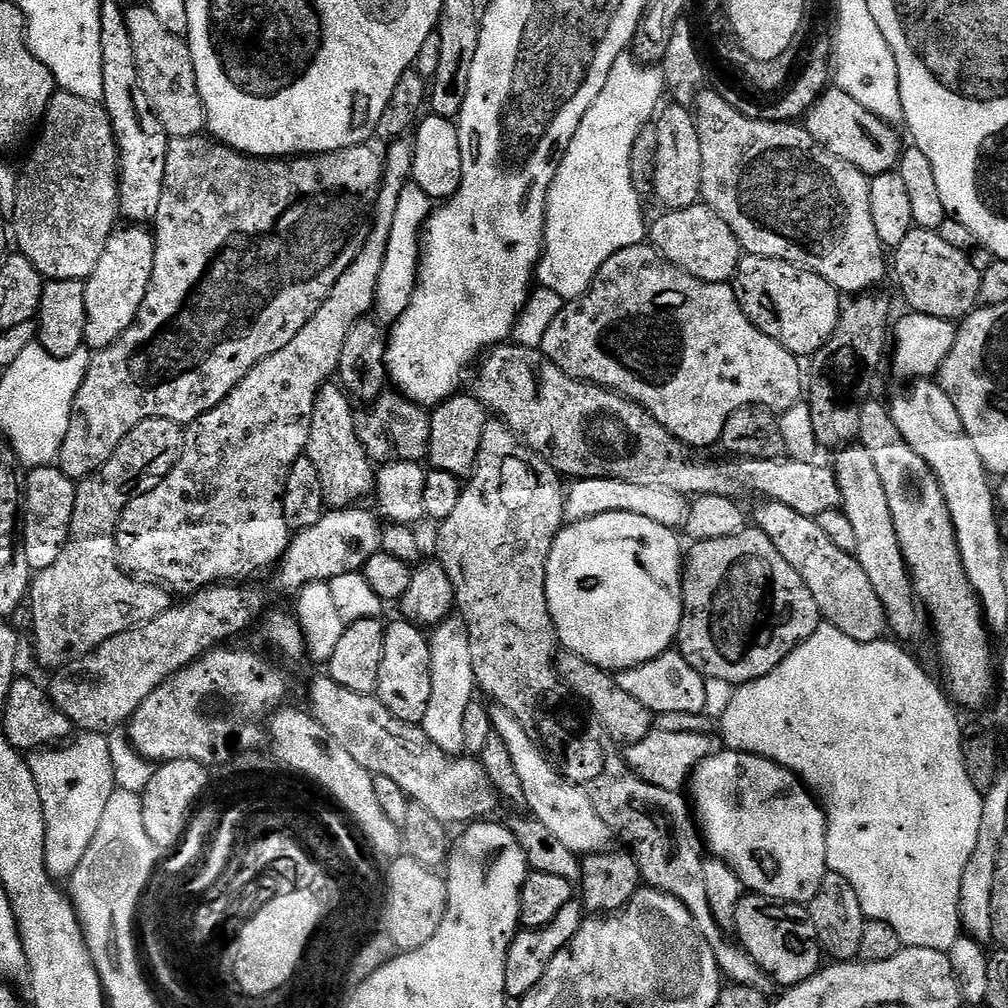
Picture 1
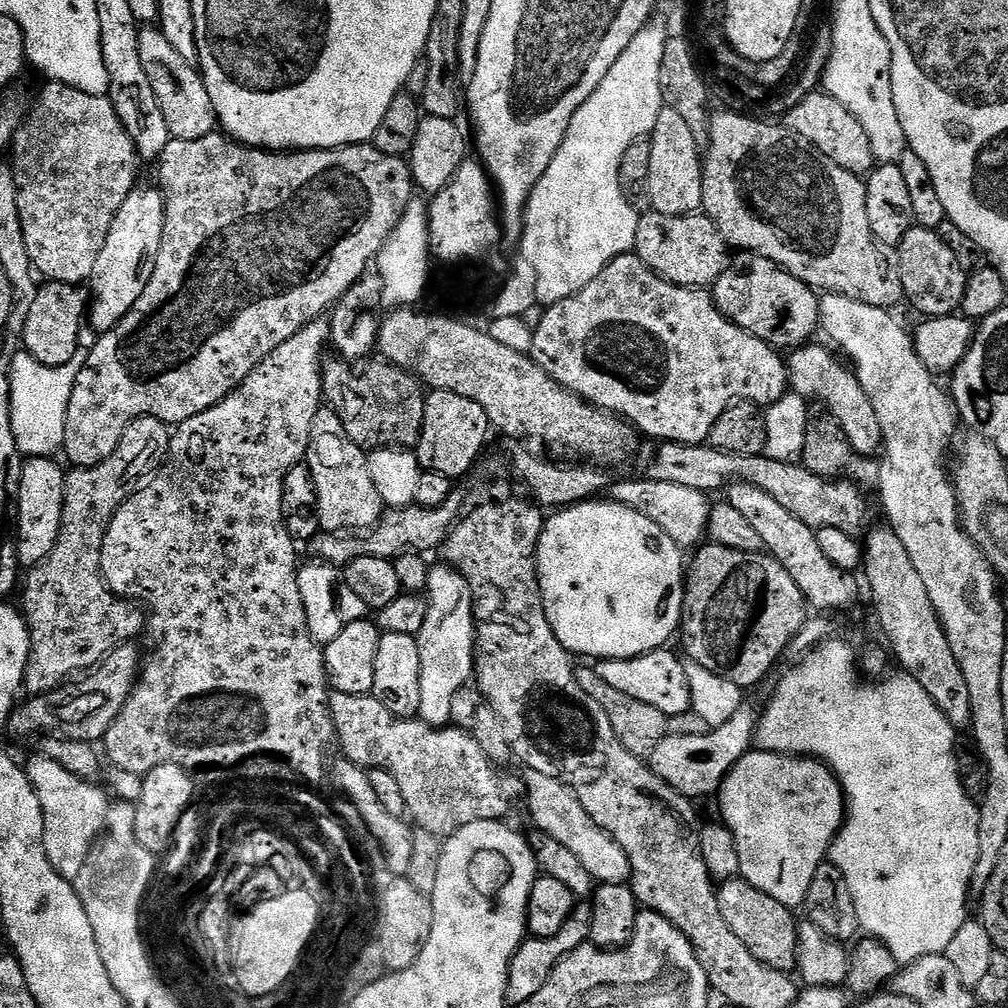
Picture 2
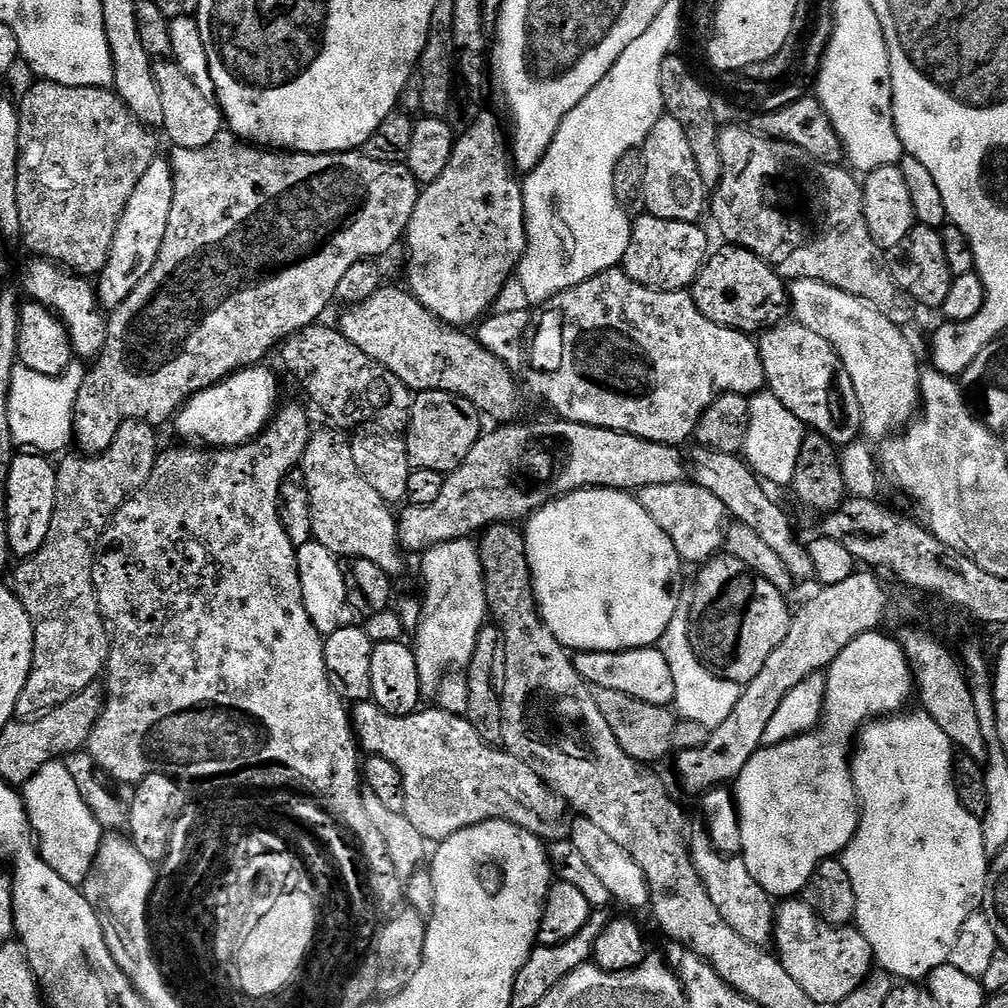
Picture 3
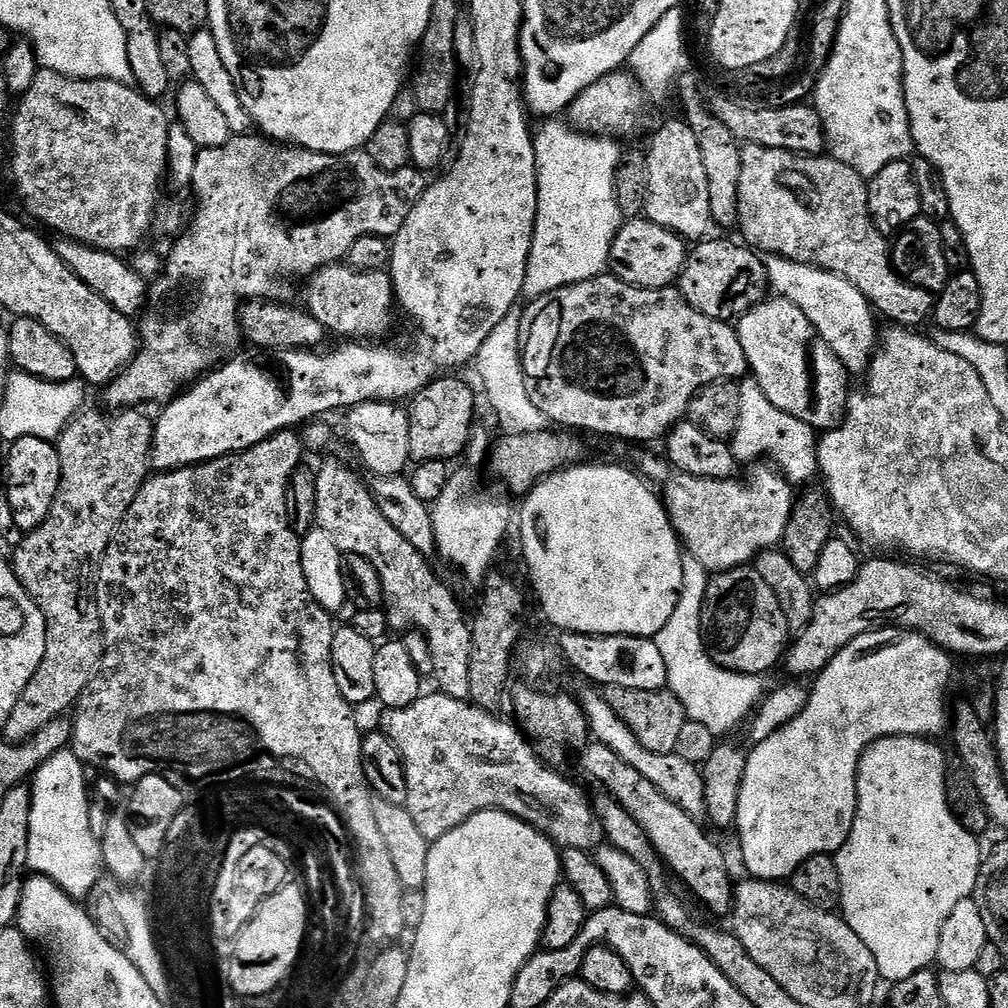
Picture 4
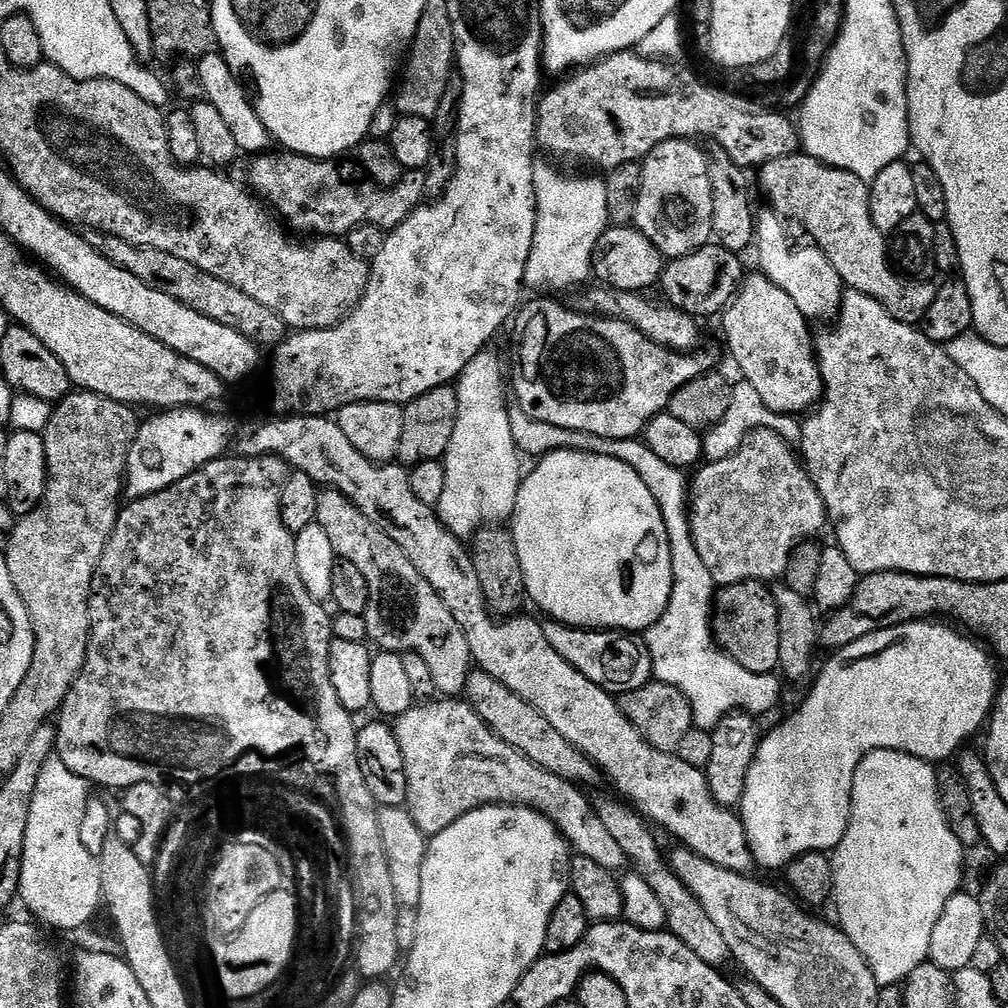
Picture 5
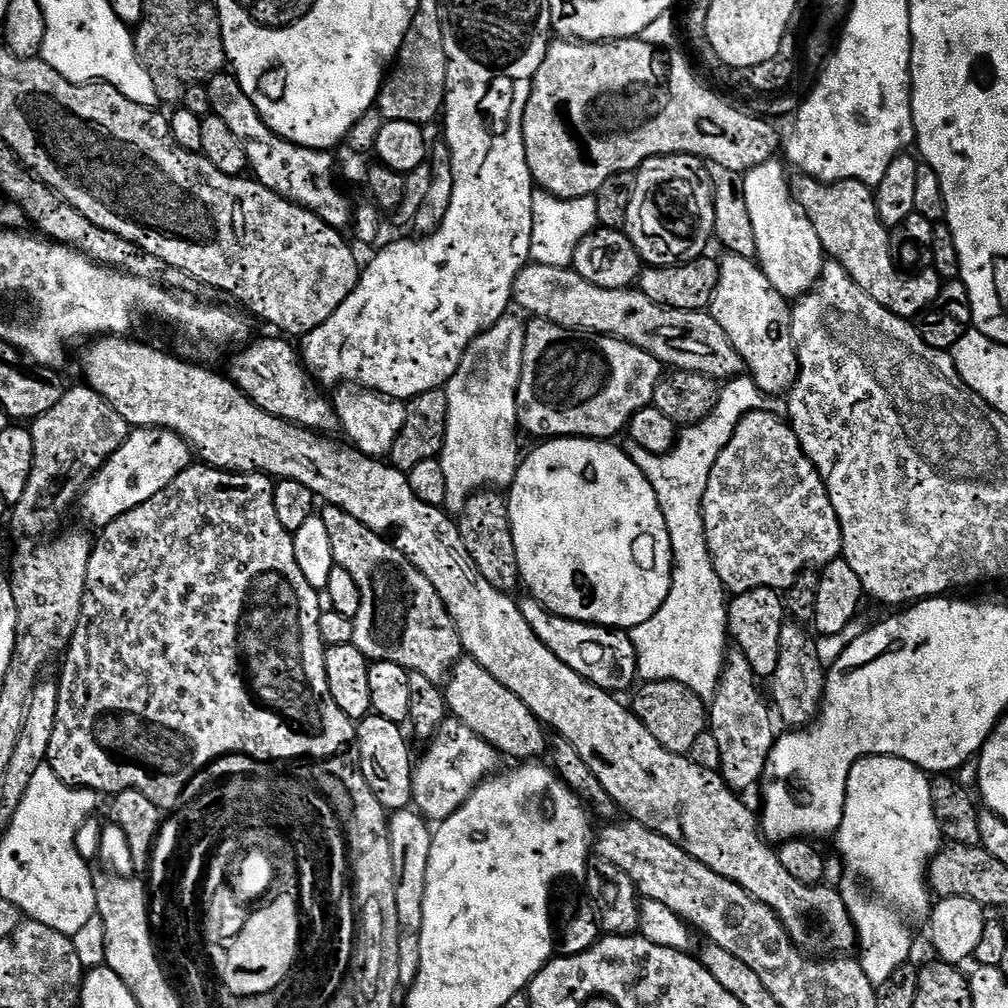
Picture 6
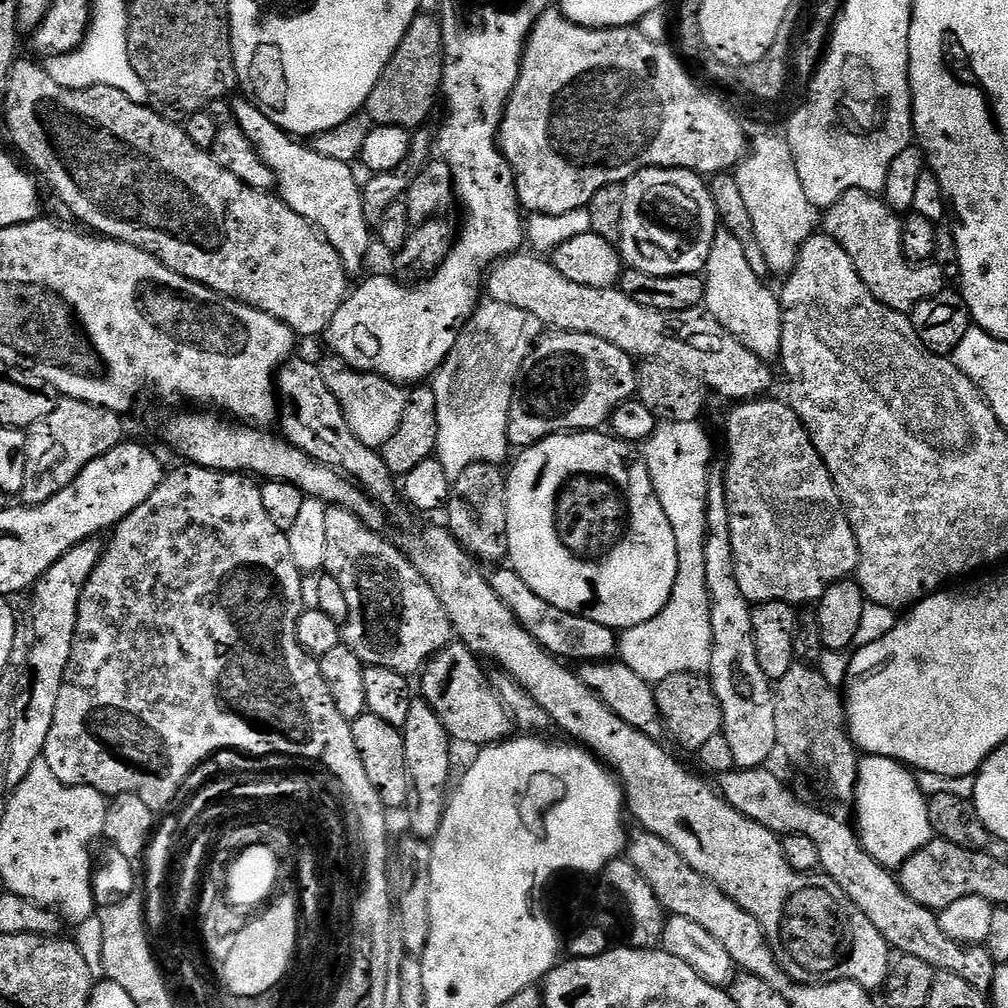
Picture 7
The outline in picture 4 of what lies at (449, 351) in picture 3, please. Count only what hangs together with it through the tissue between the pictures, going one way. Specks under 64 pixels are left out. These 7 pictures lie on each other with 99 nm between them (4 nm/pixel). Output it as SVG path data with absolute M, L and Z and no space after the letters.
M329 266L327 268L321 268L315 276L311 277L307 281L308 289L304 292L304 304L303 307L306 309L306 312L312 319L320 323L320 327L324 329L325 333L331 334L332 332L336 336L344 336L345 341L348 342L376 342L380 335L387 330L388 327L392 324L392 308L394 312L394 297L392 295L392 289L390 287L390 281L383 271L373 270L370 272L358 272L347 266Z

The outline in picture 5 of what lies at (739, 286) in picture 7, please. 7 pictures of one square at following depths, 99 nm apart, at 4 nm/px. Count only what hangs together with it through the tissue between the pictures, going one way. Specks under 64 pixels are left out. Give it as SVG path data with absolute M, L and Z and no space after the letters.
M763 274L755 275L741 283L739 292L722 313L724 340L732 351L733 362L744 375L741 377L758 390L770 410L787 416L807 413L819 405L824 395L814 338L808 334L809 321L794 306L786 290L778 290Z

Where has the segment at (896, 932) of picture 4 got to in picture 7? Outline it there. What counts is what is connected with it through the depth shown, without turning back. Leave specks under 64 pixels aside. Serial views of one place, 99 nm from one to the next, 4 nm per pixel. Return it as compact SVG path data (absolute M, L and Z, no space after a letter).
M867 754L860 756L854 797L855 804L856 820L854 819L854 828L859 835L860 842L866 850L866 854L870 854L870 858L878 861L883 868L899 869L900 865L906 862L906 858L910 858L910 854L922 850L922 846L926 846L934 839L930 818L928 817L928 800L920 790L917 777L899 759Z

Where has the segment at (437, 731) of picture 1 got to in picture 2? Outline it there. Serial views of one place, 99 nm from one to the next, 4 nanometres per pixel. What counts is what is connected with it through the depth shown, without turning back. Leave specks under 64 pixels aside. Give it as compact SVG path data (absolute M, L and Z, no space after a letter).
M440 562L429 567L425 622L415 638L418 642L418 658L422 658L422 702L419 720L435 728L452 724L450 710L454 694L460 688L469 687L476 667L476 619L472 605L472 591L457 568Z

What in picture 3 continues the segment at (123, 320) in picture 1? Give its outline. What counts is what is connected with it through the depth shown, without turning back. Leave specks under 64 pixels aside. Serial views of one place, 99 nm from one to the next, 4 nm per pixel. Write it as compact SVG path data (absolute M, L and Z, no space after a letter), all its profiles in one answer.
M157 158L150 162L146 174L142 174L142 182L138 182L118 222L118 230L114 234L106 266L95 281L96 299L99 300L101 309L111 310L122 306L122 302L126 302L126 298L130 298L130 294L138 290L138 282L142 282L142 278L150 274L158 258L162 238L166 238L166 225L170 222L170 206L174 206L172 161L168 158L164 160Z

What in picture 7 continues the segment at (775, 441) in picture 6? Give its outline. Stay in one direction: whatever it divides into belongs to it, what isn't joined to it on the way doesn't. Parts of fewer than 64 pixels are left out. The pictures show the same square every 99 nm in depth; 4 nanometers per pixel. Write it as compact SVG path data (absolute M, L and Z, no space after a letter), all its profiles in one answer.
M757 398L737 403L733 407L736 409L728 416L728 464L725 463L723 469L726 502L730 510L730 542L734 550L734 574L738 578L738 586L742 589L742 594L746 594L746 598L753 605L777 600L793 606L808 606L813 602L819 602L822 594L826 594L826 590L831 584L839 580L847 580L855 573L860 561L858 542L854 538L854 530L844 513L838 490L830 478L830 470L826 470L826 462L822 462L810 434L802 426L798 414L794 414L792 407L783 399L768 399L772 398Z

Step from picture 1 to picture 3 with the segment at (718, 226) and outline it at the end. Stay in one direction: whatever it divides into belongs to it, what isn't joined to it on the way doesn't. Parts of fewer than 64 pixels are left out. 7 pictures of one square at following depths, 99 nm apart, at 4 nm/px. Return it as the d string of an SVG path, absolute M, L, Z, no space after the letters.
M643 215L632 220L630 246L624 255L624 273L634 282L659 292L682 292L691 289L710 255L708 236L699 223L674 222Z

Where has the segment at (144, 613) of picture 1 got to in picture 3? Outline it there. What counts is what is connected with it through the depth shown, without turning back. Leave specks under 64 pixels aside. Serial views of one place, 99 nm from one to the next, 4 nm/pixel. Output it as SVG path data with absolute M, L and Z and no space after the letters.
M131 420L121 426L118 438L114 438L114 442L105 452L92 454L87 458L75 454L76 456L68 456L64 461L59 461L56 470L58 498L54 506L54 522L50 522L50 534L46 534L42 550L38 550L38 554L21 559L16 568L14 591L34 626L32 669L26 686L22 686L22 694L18 694L17 717L43 716L50 709L57 708L62 702L77 696L84 688L93 687L99 681L96 679L99 676L101 679L105 671L110 647L110 629L104 615L100 613L92 572L96 569L96 558L104 531L116 517L116 511L147 482L154 470L158 455L156 432L157 429L145 420Z

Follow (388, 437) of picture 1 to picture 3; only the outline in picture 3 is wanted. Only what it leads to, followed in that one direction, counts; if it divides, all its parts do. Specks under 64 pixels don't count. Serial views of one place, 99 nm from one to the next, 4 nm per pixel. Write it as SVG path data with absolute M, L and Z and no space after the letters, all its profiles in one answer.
M325 322L306 326L279 345L278 353L284 364L308 388L308 396L329 416L331 423L343 425L344 416L360 426L371 426L381 432L400 434L412 417L414 393L404 385L402 378L374 358L362 354L354 342L341 334L339 327Z

